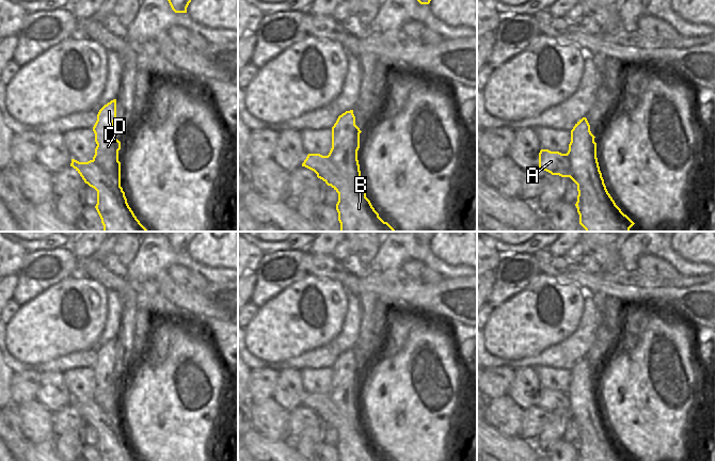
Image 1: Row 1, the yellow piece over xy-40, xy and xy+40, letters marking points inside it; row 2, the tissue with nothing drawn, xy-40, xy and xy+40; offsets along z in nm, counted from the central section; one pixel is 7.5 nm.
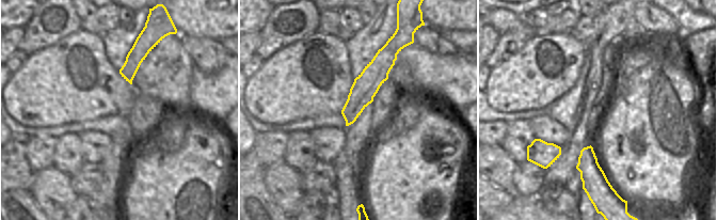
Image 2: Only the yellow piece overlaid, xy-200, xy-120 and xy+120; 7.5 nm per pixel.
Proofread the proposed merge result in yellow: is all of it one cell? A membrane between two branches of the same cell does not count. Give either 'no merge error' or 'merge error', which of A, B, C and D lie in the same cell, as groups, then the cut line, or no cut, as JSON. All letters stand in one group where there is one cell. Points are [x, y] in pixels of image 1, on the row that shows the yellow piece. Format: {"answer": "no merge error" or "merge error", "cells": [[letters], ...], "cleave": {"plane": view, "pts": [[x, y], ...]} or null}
{"answer": "merge error", "cells": [["A", "B"], ["C", "D"]], "cleave": {"plane": "xy+40", "pts": [[566, 154], [571, 171], [588, 179]]}}

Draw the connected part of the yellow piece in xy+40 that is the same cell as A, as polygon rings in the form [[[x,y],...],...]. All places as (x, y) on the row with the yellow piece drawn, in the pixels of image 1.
[[[541,149],[539,168],[561,177],[570,177],[577,185],[577,202],[579,224],[586,232],[631,232],[635,224],[608,193],[600,166],[590,168],[590,178],[574,175],[567,154]]]

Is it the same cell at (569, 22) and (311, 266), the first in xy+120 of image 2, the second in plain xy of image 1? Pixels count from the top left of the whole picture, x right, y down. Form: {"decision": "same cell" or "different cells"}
{"decision": "different cells"}

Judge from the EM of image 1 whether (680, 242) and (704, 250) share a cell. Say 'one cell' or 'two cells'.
one cell

